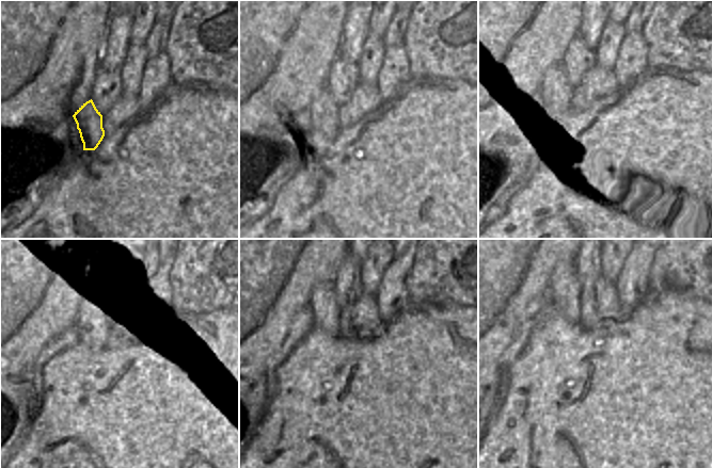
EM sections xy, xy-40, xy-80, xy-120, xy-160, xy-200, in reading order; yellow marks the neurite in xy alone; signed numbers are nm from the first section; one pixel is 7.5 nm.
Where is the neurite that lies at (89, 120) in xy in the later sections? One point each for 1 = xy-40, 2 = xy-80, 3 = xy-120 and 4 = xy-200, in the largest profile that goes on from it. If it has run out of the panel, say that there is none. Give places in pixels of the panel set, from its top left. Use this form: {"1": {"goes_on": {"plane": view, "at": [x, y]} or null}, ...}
{"1": {"goes_on": {"plane": "xy-40", "at": [323, 111]}}, "2": {"goes_on": {"plane": "xy-80", "at": [560, 90]}}, "3": {"goes_on": {"plane": "xy-120", "at": [86, 318]}}, "4": {"goes_on": {"plane": "xy-200", "at": [564, 283]}}}

